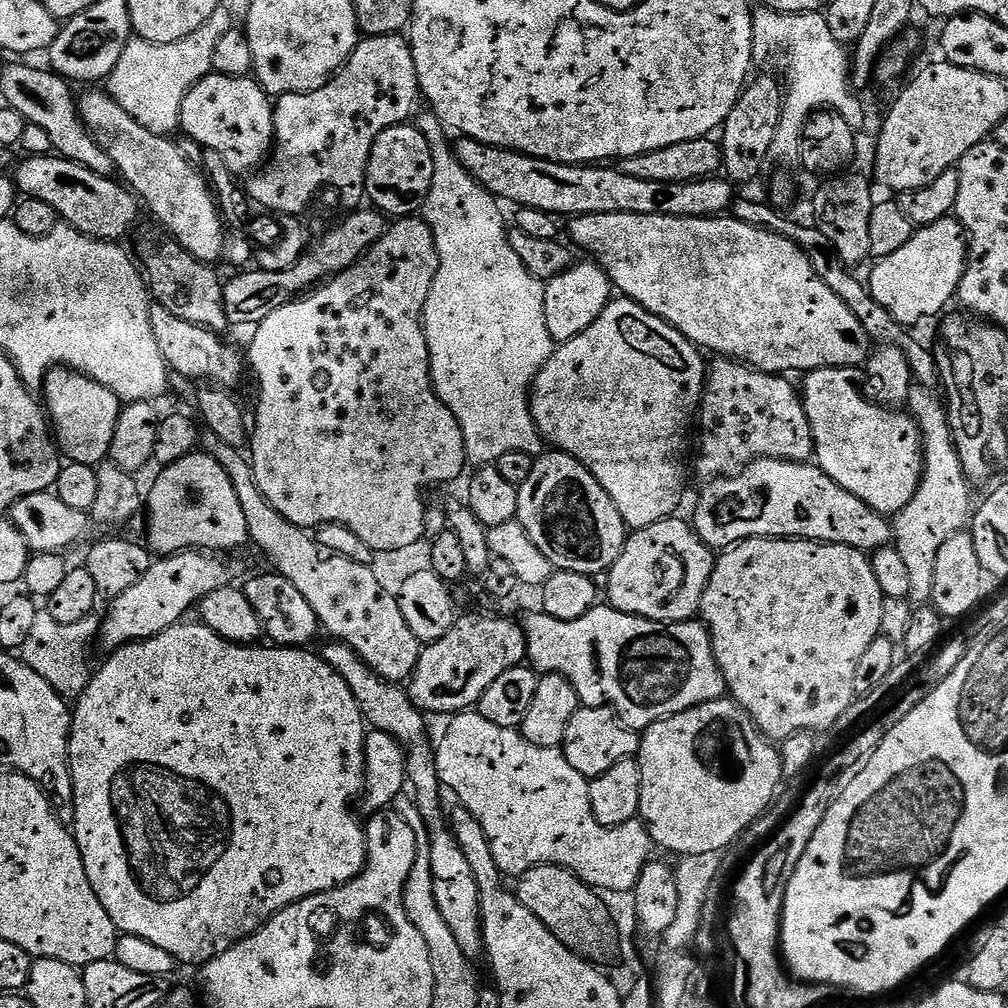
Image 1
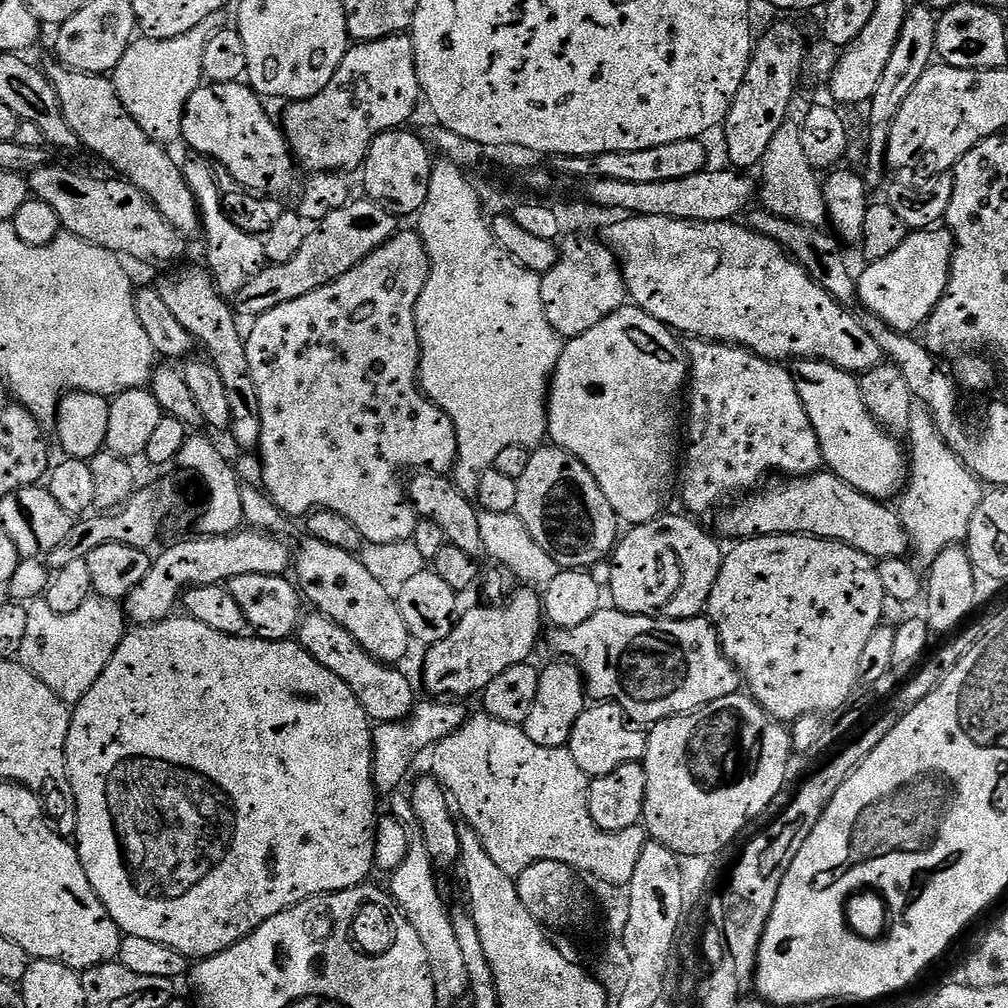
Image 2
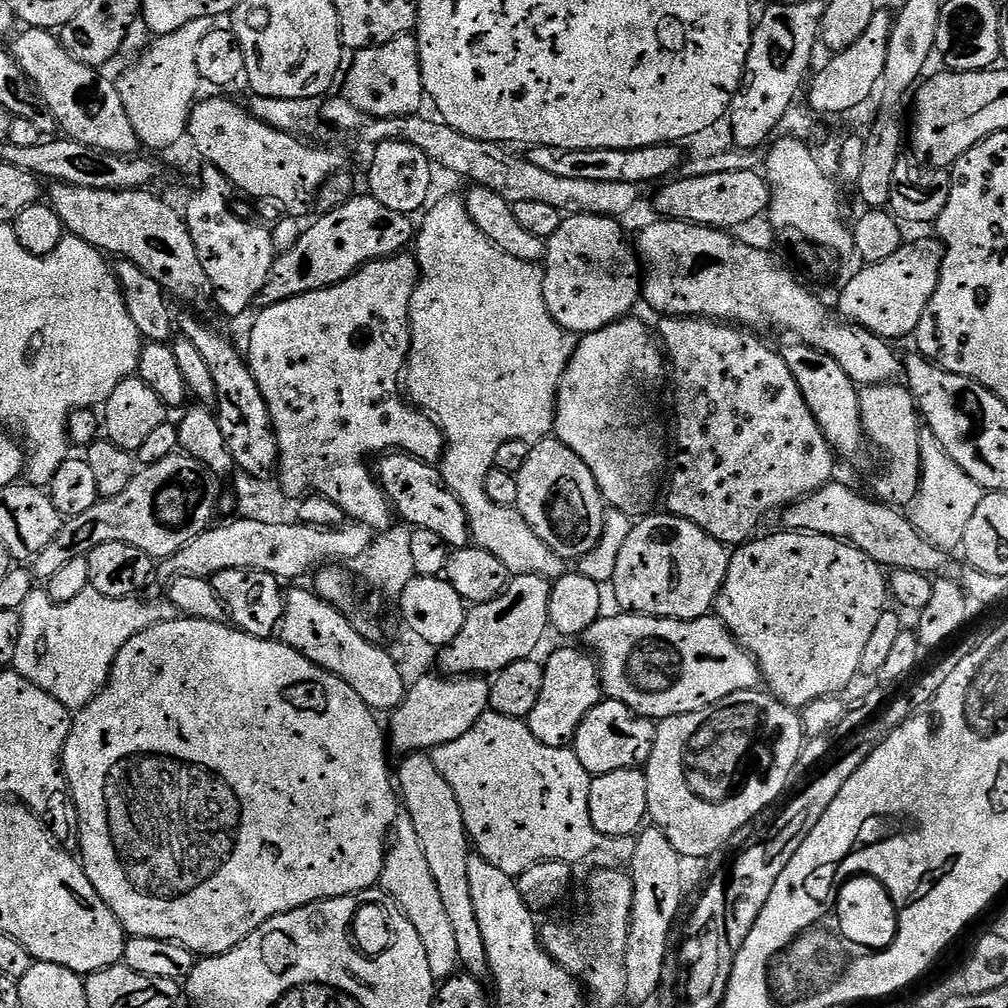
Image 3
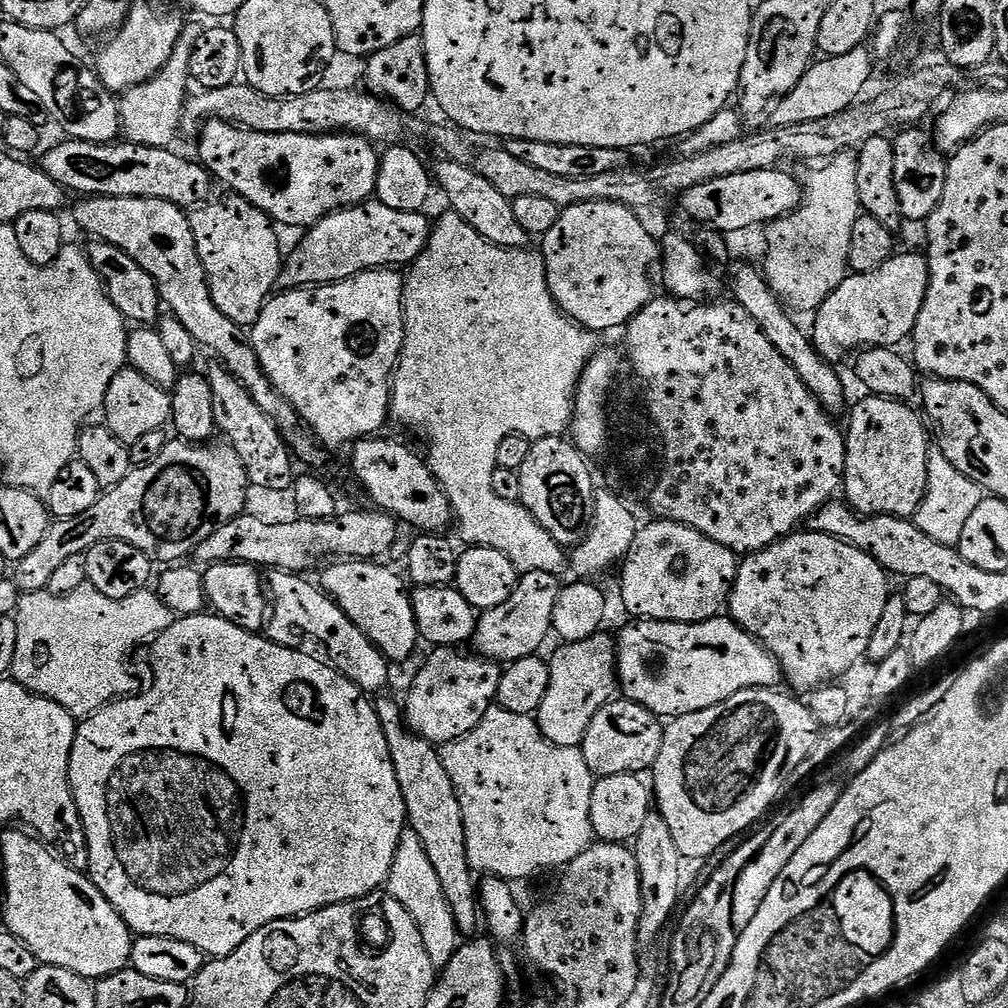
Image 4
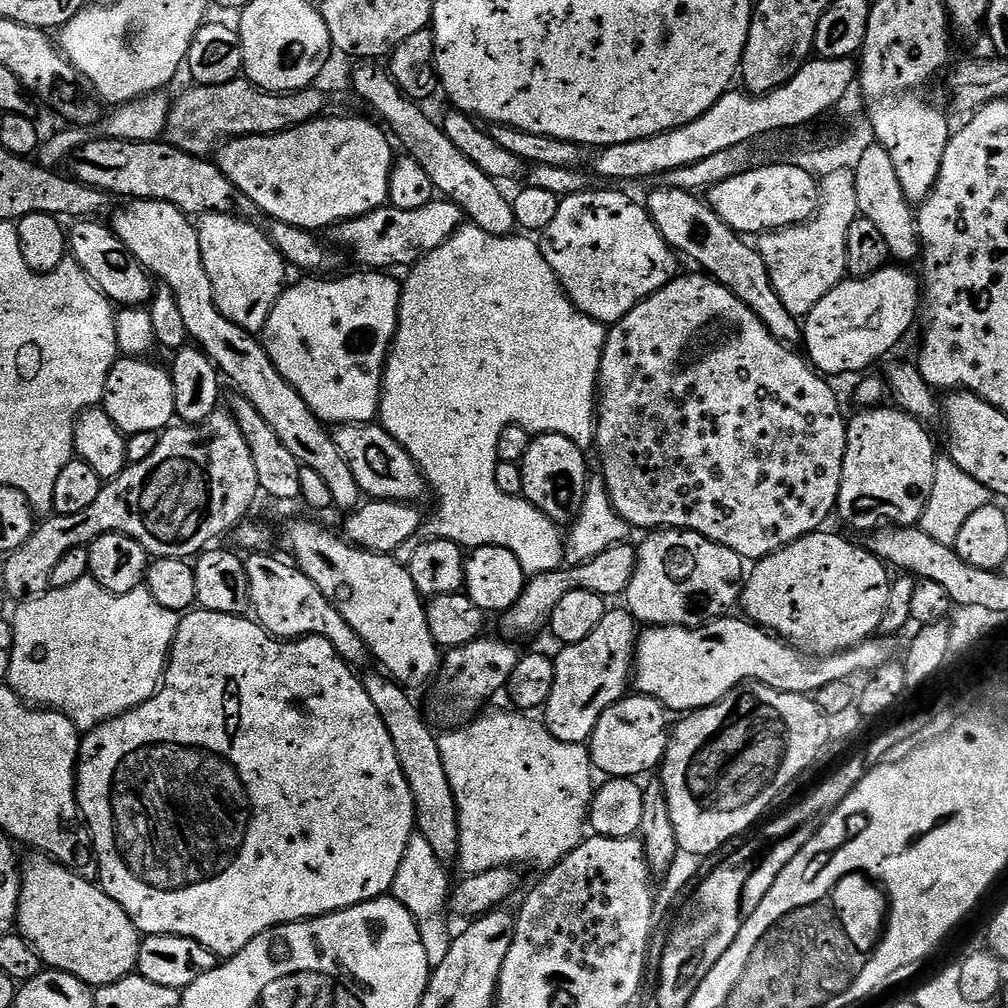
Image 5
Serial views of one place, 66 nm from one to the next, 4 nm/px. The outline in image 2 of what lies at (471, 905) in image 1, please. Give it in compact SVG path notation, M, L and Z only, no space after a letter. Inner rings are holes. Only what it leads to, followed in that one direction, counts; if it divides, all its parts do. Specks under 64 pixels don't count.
M321 614L305 615L298 629L298 642L314 659L330 674L338 674L350 690L354 690L354 698L362 702L362 710L366 710L368 719L381 724L389 724L395 720L407 720L412 715L412 709L418 703L418 695L412 689L412 684L399 671L399 667L384 664L375 660L338 622Z

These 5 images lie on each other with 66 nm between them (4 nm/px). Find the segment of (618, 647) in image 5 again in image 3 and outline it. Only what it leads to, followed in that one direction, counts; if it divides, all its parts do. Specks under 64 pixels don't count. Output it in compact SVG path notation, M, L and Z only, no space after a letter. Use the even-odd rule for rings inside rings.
M560 648L557 652L550 653L548 660L543 661L542 694L538 696L538 706L534 706L534 710L530 710L530 714L526 717L526 723L534 734L534 738L538 738L538 742L546 746L569 747L575 741L576 731L582 726L582 720L586 718L586 714L590 714L590 710L594 710L594 706L602 699L600 669L597 661L587 651L584 652L579 652L576 648Z

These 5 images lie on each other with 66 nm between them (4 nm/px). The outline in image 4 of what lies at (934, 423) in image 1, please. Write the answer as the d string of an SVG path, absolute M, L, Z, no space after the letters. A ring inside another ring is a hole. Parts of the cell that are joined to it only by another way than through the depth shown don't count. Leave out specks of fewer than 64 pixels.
M939 450L929 451L928 454L928 481L926 482L926 494L920 503L920 509L916 511L914 523L922 534L930 534L934 542L942 542L953 546L959 545L962 538L962 529L974 514L974 509L986 498L984 489L978 487L946 454Z

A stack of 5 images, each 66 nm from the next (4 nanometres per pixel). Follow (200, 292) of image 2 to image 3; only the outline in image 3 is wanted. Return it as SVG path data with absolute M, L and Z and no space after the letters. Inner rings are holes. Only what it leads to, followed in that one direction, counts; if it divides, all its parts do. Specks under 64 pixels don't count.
M184 316L181 320L179 317L178 328L187 340L194 342L194 347L214 374L216 420L220 423L222 438L226 438L228 453L234 458L237 469L258 479L269 479L277 471L280 451L270 410L262 398L262 390L258 390L258 382L254 382L254 374L248 368L245 353L236 349L230 337L223 336L214 325L196 316Z

